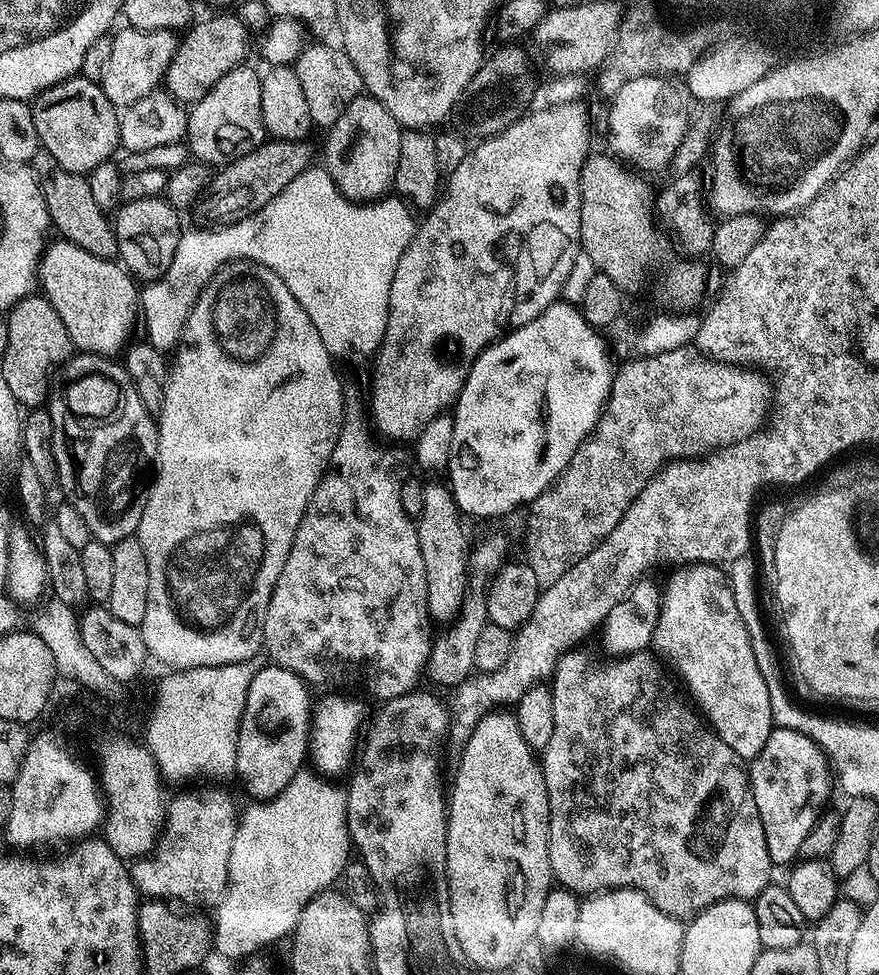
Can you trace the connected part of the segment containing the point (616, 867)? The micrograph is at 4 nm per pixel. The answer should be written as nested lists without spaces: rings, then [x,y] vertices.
[[[573,650],[565,652],[564,657],[556,661],[556,670],[550,677],[554,702],[554,734],[550,734],[550,742],[542,749],[542,767],[548,795],[548,862],[553,881],[559,887],[584,898],[610,892],[613,888],[632,888],[635,892],[641,892],[651,904],[658,906],[668,916],[681,922],[691,921],[696,913],[703,912],[710,905],[723,900],[755,901],[761,890],[768,887],[774,871],[772,859],[766,850],[766,834],[762,834],[762,818],[758,818],[758,806],[740,808],[738,812],[740,816],[734,818],[726,840],[716,840],[720,832],[708,832],[708,828],[704,828],[704,832],[692,832],[696,824],[692,824],[690,820],[698,802],[706,794],[708,800],[704,800],[704,804],[708,804],[708,808],[716,808],[716,804],[724,804],[724,808],[732,808],[728,800],[712,800],[712,792],[708,792],[718,782],[718,776],[722,776],[726,766],[730,764],[732,758],[730,746],[726,746],[726,742],[722,742],[722,738],[718,738],[711,727],[691,707],[688,709],[680,701],[675,686],[668,681],[669,673],[665,665],[651,651],[633,652],[631,656],[621,656],[608,663],[612,664],[604,664],[591,672],[588,669],[587,658],[580,653],[580,650]]]

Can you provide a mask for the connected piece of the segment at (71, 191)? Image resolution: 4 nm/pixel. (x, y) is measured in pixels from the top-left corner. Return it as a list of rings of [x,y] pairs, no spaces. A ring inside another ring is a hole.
[[[53,167],[51,171],[52,173],[42,180],[51,227],[57,228],[59,235],[69,244],[86,250],[86,254],[113,259],[116,256],[116,233],[109,217],[93,201],[87,175],[67,172],[57,167]]]

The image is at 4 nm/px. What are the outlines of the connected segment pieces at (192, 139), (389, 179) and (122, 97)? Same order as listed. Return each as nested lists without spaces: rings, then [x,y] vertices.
[[[249,66],[232,68],[201,100],[191,105],[186,133],[187,151],[199,163],[223,166],[265,143],[262,123],[261,73]]]
[[[361,94],[352,99],[342,114],[333,122],[332,127],[327,129],[324,140],[324,161],[322,167],[333,184],[335,184],[341,197],[353,202],[375,202],[385,195],[387,188],[393,187],[395,171],[398,168],[399,138],[402,125],[395,120],[374,97]]]
[[[124,26],[117,36],[111,37],[111,41],[110,58],[106,62],[106,70],[102,70],[98,83],[106,98],[110,98],[110,102],[116,105],[117,109],[123,110],[161,87],[176,53],[178,36],[171,28],[147,32]]]

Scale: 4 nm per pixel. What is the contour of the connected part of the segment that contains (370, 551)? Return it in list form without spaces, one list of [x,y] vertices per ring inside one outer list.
[[[365,424],[355,425],[358,448],[350,456],[352,476],[322,478],[302,514],[286,566],[266,610],[263,651],[266,656],[268,652],[275,667],[290,670],[309,686],[333,684],[336,690],[361,688],[383,702],[419,685],[416,683],[425,675],[432,644],[428,640],[426,566],[422,563],[422,550],[418,550],[413,517],[402,510],[404,456],[396,449],[399,447],[389,446],[375,435],[368,436],[369,425]]]

